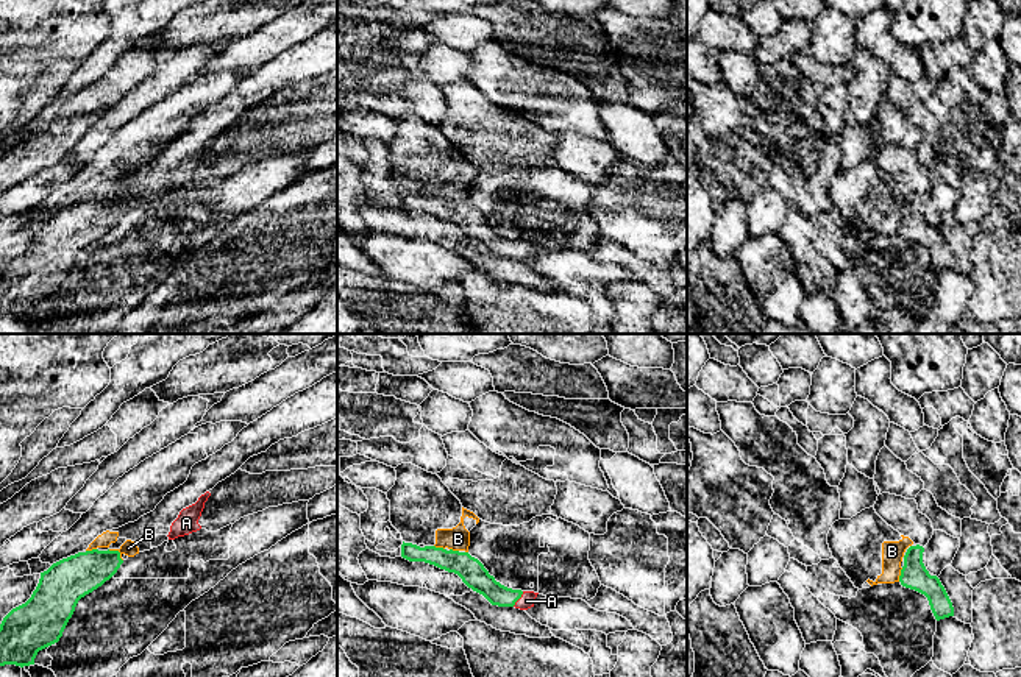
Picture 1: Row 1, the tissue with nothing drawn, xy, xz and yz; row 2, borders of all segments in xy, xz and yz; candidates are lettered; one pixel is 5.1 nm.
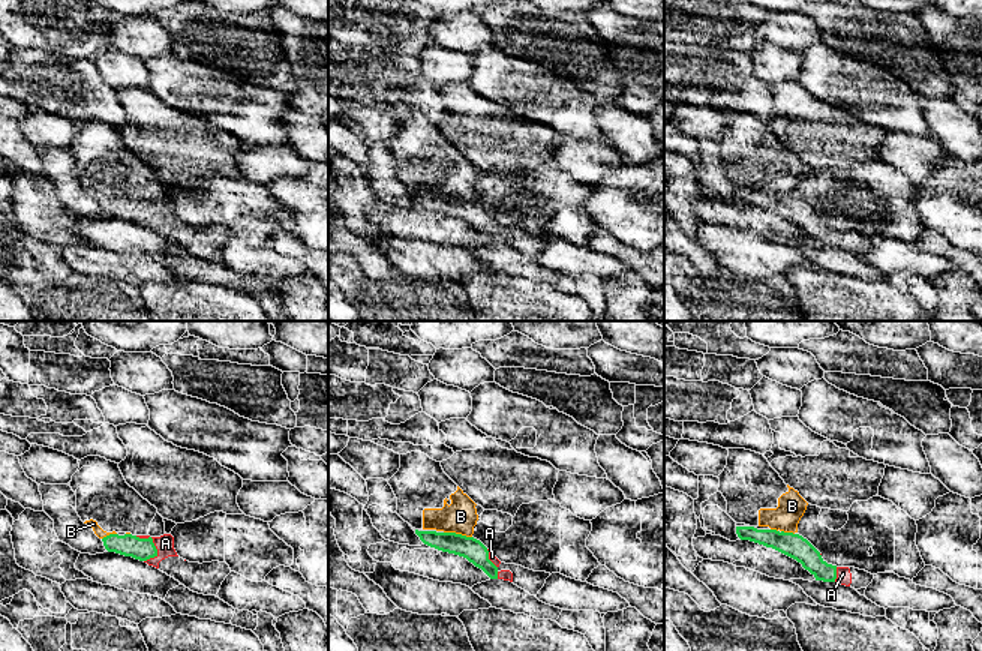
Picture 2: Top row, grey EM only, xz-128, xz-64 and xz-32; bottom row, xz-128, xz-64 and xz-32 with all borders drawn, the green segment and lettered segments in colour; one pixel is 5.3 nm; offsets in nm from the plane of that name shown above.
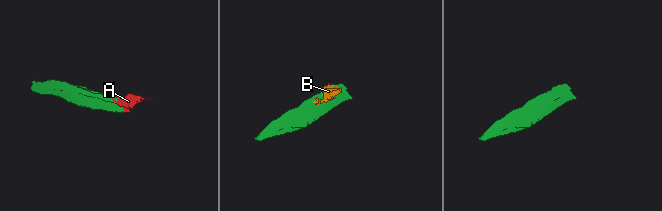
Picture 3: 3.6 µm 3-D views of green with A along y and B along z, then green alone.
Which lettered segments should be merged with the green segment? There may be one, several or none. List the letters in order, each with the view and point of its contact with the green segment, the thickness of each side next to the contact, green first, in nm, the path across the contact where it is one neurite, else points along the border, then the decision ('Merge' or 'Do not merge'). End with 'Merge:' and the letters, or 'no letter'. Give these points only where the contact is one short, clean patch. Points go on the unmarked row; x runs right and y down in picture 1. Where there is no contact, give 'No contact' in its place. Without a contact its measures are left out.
A: Touches green at xz (519, 248). Thickness 130 nm (green) against 80 nm. Merge
B: Touches green at xy (117, 202). Thickness 220 nm (green) against 80 nm. Path across: xy (80, 225), (103, 216), (117, 202), (128, 198). Merge
Merge: A, B

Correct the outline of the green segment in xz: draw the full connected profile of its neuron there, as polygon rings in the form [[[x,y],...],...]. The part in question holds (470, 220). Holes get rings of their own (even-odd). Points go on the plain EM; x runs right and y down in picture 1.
[[[462,158],[461,173],[453,179],[437,179],[436,195],[420,198],[412,193],[401,195],[401,207],[409,212],[425,212],[448,223],[457,225],[473,242],[482,245],[492,256],[528,261],[540,250],[550,250],[534,242],[512,240],[495,231],[484,215],[468,204],[470,183],[464,168],[479,168]]]

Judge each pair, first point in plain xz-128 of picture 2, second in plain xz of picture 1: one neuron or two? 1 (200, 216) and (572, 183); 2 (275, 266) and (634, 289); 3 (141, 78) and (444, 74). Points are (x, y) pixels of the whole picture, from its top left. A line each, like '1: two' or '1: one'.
1: one
2: two
3: one

